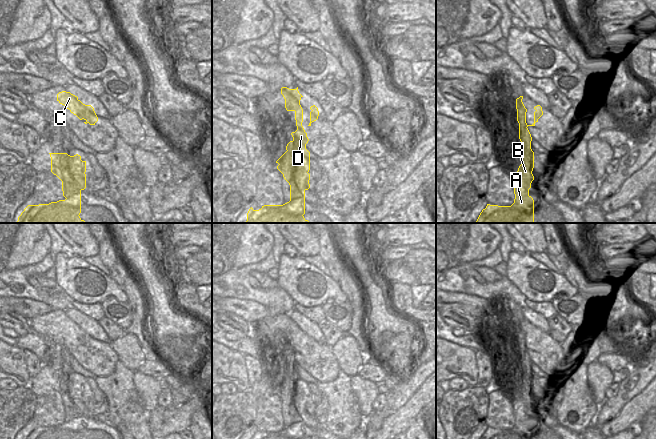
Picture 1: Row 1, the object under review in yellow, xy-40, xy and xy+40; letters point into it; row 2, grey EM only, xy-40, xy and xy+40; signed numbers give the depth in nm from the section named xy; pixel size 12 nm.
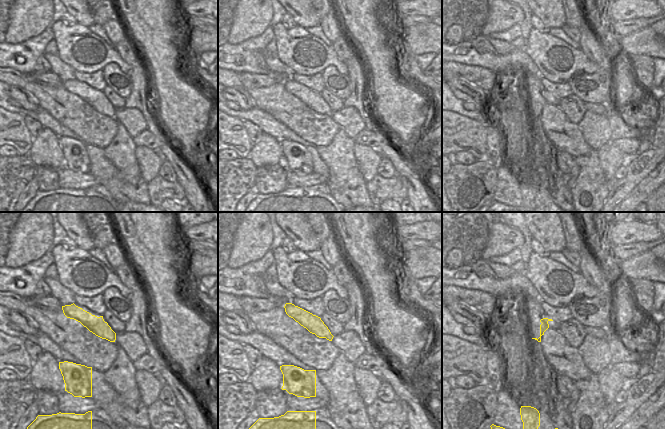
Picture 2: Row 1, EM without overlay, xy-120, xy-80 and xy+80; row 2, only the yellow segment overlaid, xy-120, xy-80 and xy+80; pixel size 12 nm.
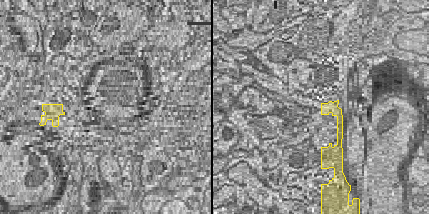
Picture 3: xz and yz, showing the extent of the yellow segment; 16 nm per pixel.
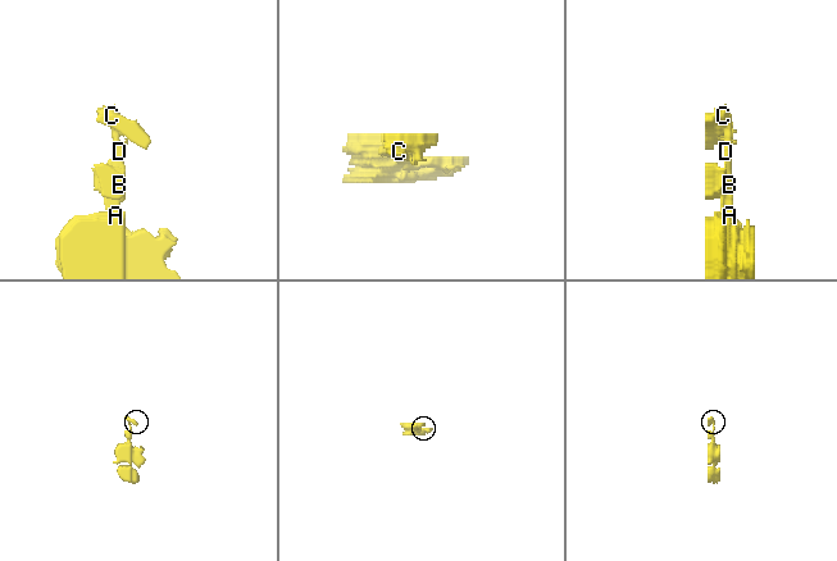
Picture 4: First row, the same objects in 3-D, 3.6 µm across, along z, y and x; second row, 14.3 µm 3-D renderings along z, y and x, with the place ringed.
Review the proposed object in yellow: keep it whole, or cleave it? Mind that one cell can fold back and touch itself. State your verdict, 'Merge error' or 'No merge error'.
Merge error.

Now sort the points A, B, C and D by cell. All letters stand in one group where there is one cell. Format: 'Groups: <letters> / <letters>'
Groups: A B D / C.

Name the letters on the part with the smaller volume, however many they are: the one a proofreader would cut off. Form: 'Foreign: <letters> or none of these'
Foreign: C.

